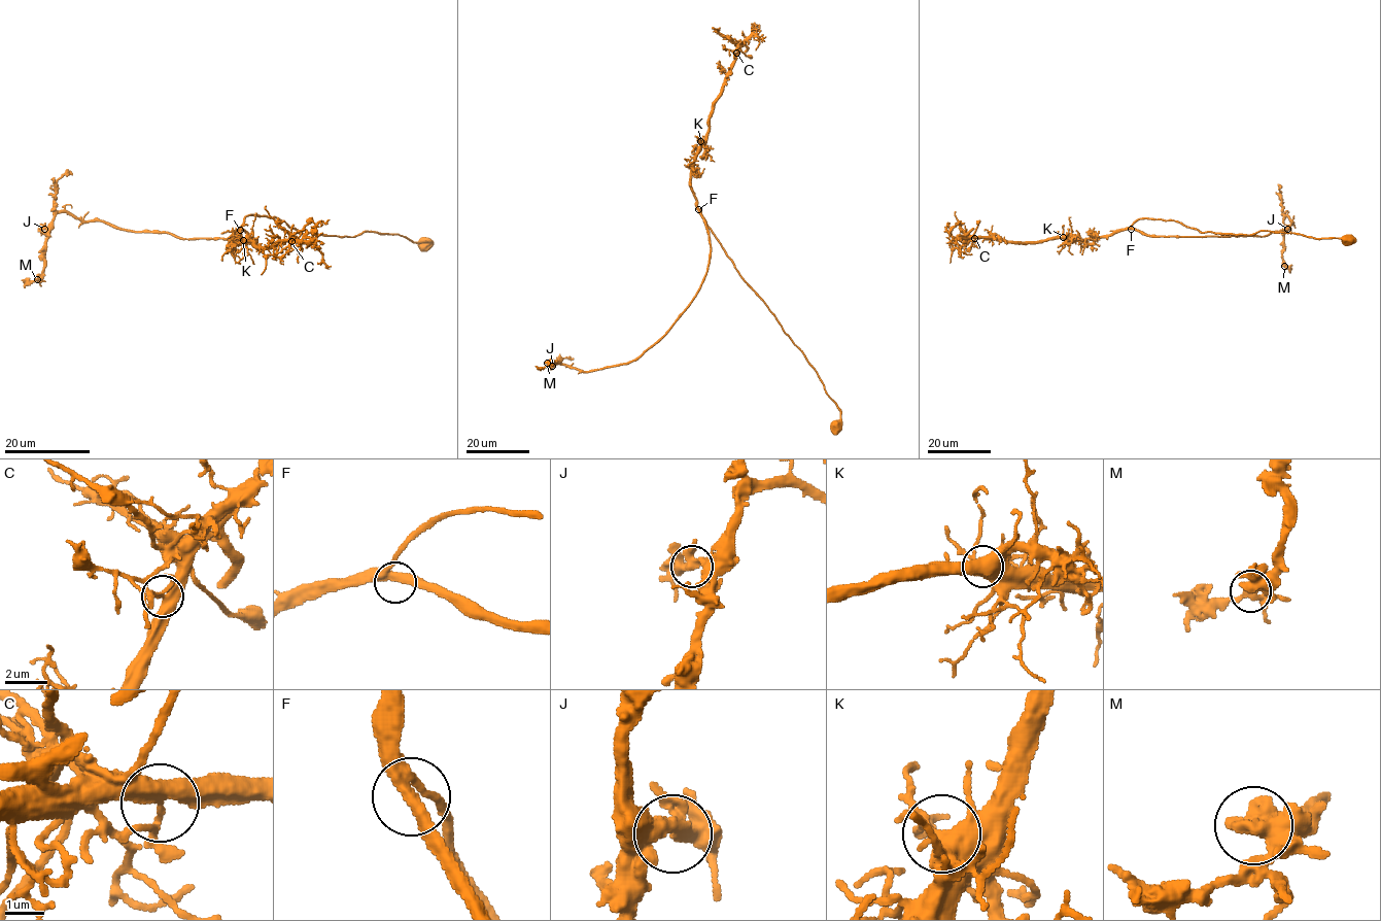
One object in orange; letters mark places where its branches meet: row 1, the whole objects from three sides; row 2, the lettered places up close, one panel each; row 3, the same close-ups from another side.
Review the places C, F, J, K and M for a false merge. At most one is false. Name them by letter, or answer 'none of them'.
C

